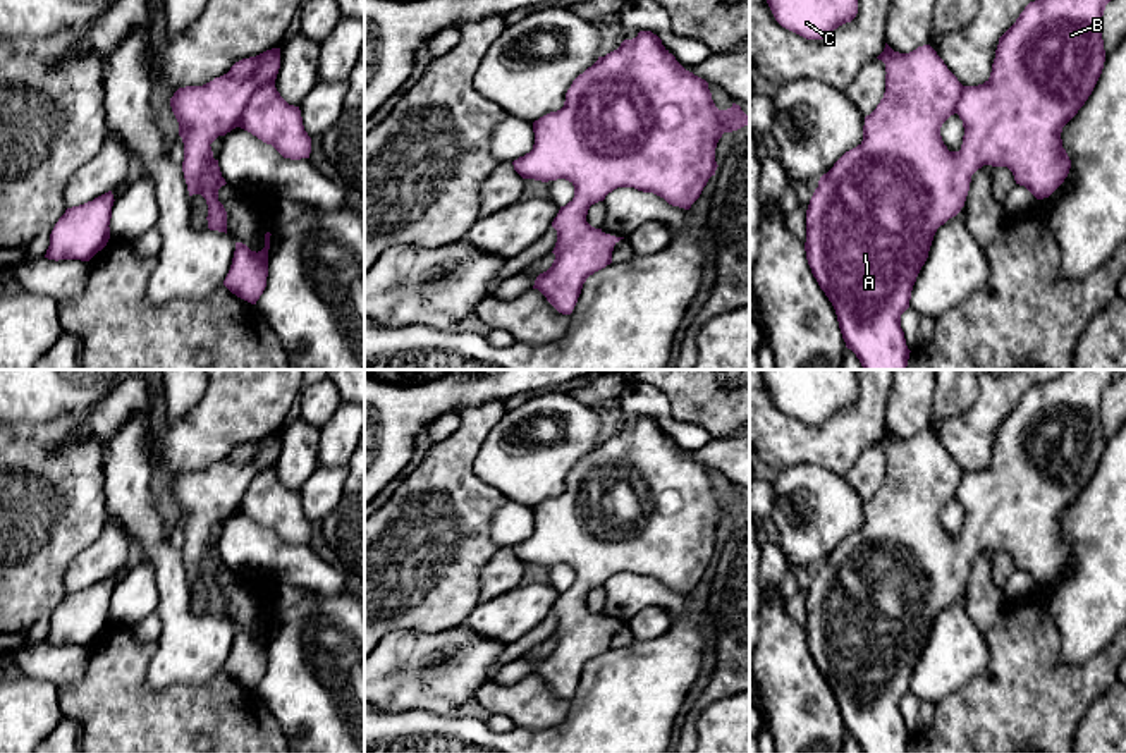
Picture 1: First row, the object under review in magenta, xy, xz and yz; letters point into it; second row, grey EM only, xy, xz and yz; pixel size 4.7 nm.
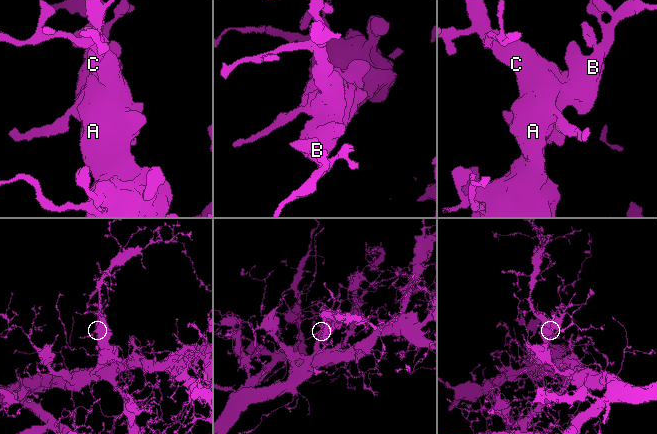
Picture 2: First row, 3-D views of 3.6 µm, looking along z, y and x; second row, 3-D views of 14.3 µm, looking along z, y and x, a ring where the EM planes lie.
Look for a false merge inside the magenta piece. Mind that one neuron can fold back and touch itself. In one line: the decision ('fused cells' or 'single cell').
single cell

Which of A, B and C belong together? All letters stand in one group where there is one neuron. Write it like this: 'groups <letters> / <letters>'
groups A B C

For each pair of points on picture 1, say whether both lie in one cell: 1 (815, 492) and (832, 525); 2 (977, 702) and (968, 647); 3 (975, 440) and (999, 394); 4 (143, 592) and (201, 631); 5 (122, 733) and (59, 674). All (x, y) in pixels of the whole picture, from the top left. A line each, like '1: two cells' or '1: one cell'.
1: one cell
2: two cells
3: one cell
4: two cells
5: two cells

